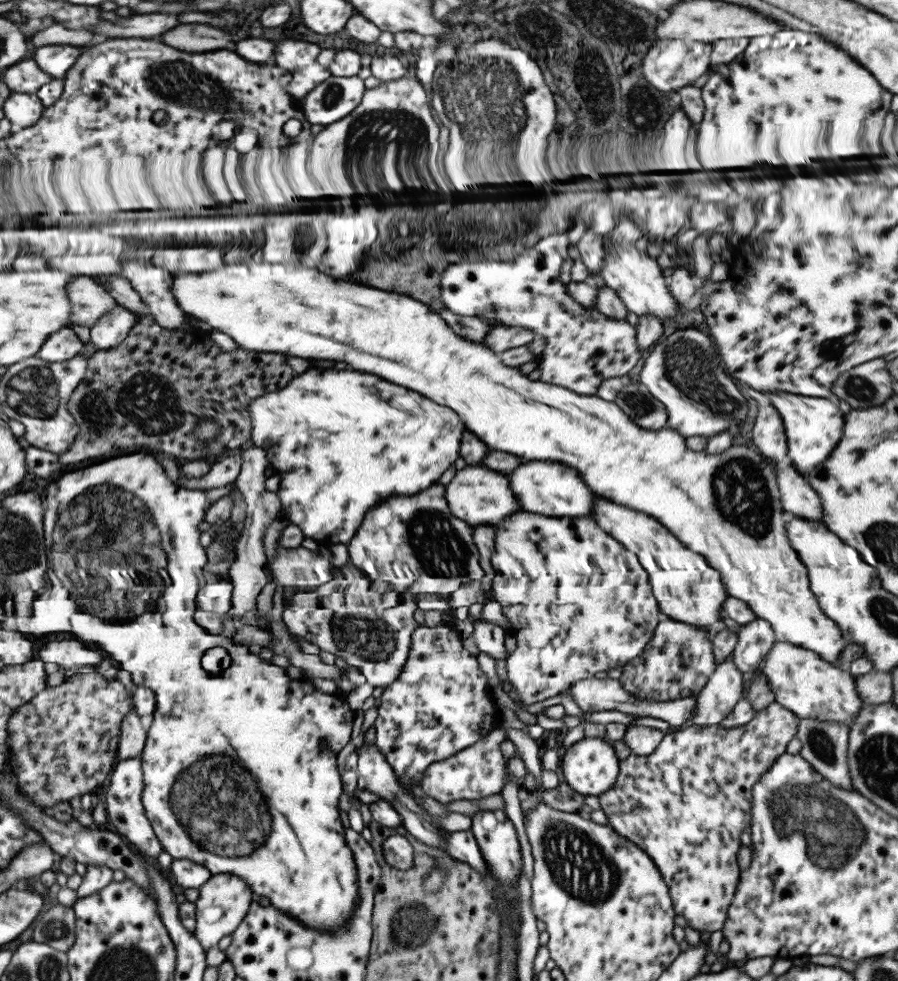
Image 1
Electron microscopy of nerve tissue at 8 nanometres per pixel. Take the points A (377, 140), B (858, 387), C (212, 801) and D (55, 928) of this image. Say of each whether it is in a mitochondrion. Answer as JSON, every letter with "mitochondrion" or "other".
{"A":"mitochondrion","B":"mitochondrion","C":"mitochondrion","D":"mitochondrion"}

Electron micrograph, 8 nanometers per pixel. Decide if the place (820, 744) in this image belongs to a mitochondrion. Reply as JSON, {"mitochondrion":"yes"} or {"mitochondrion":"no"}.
{"mitochondrion":"yes"}

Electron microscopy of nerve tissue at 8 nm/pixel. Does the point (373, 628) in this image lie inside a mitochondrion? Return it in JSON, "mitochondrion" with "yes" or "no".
{"mitochondrion":"no"}

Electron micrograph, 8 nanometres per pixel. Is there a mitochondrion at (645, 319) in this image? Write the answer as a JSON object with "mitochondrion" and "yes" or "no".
{"mitochondrion":"no"}

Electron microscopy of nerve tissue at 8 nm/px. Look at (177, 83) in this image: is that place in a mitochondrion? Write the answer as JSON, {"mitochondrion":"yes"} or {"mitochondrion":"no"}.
{"mitochondrion":"yes"}

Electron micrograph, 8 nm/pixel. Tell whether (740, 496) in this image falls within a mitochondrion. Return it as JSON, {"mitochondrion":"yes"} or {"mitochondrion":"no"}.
{"mitochondrion":"yes"}

